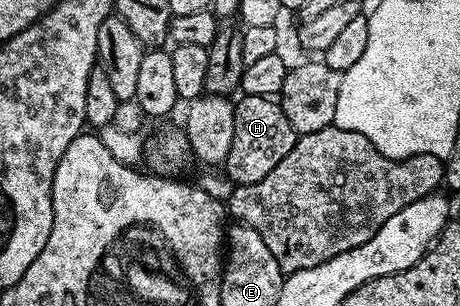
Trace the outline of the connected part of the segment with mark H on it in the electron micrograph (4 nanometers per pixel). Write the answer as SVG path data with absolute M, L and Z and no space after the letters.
M241 95L234 104L234 143L230 146L230 154L224 160L223 171L228 171L228 176L232 179L233 185L257 184L290 154L290 150L296 145L298 133L290 126L286 114L281 110L279 103L271 96L245 96Z

